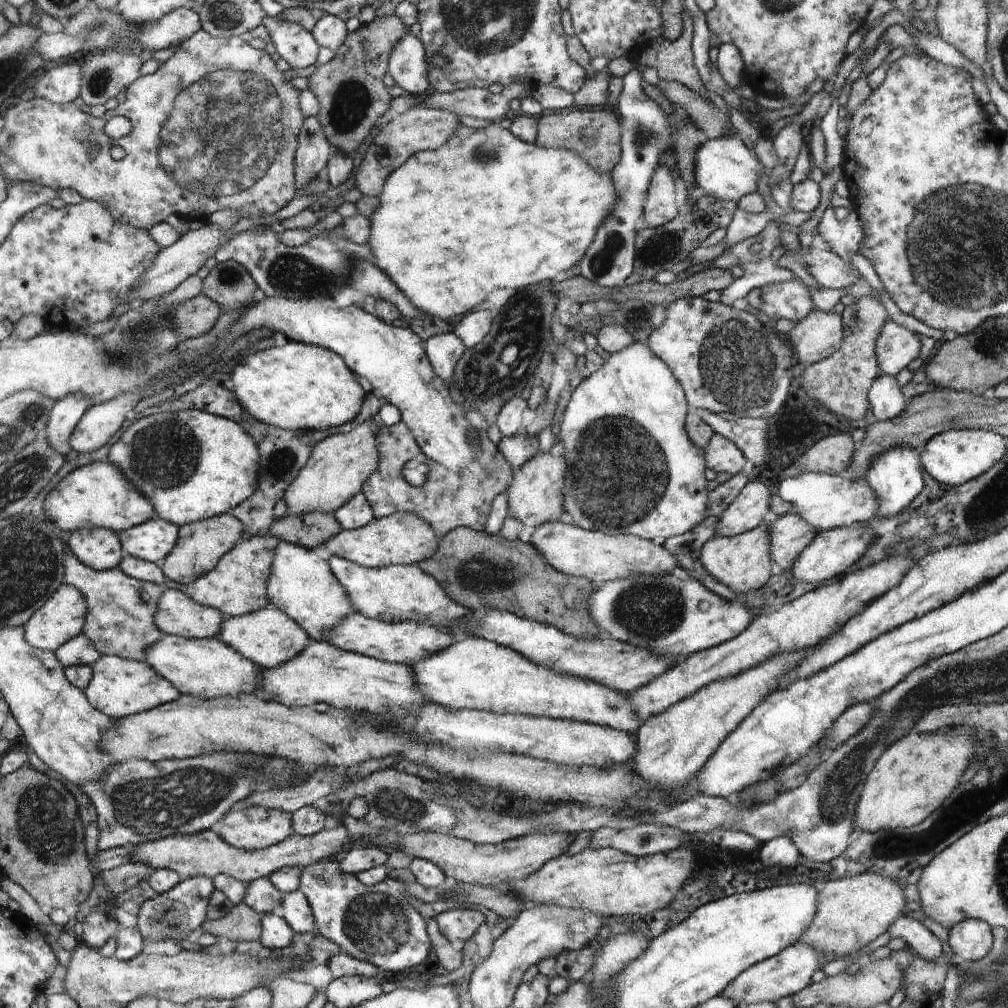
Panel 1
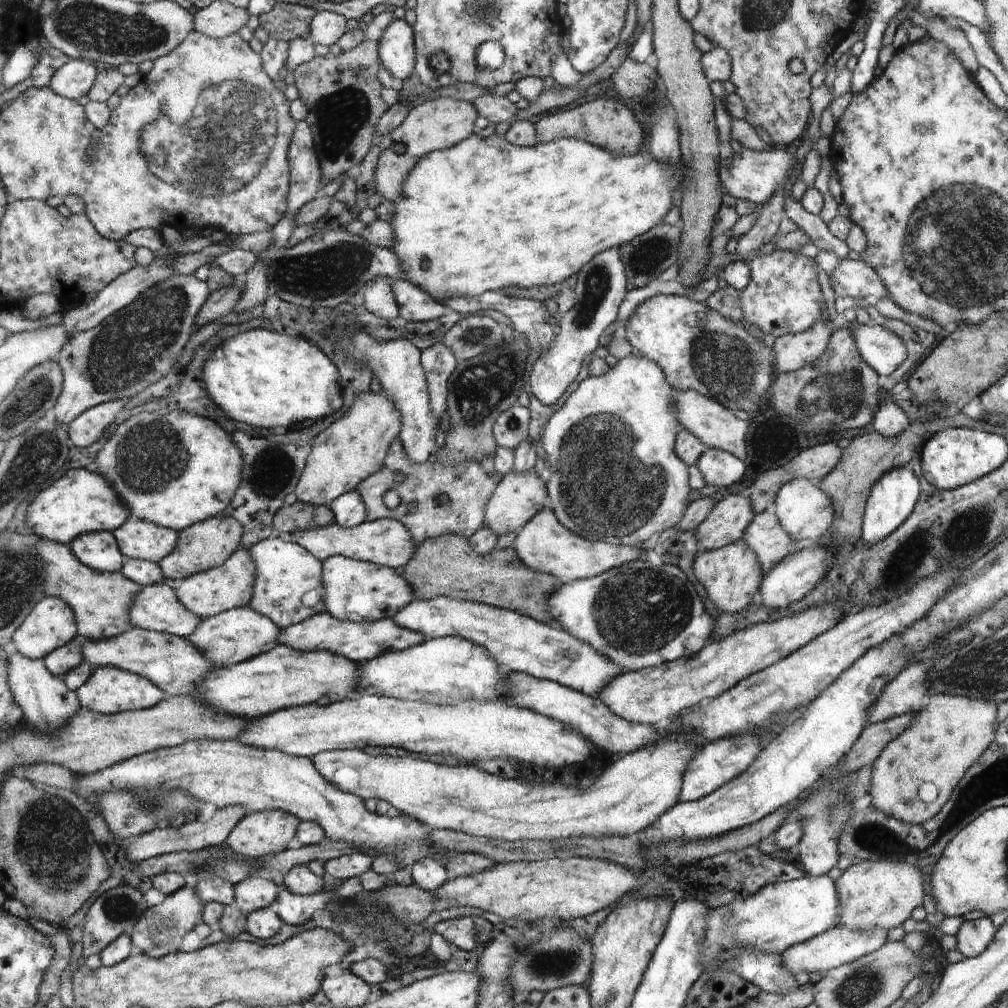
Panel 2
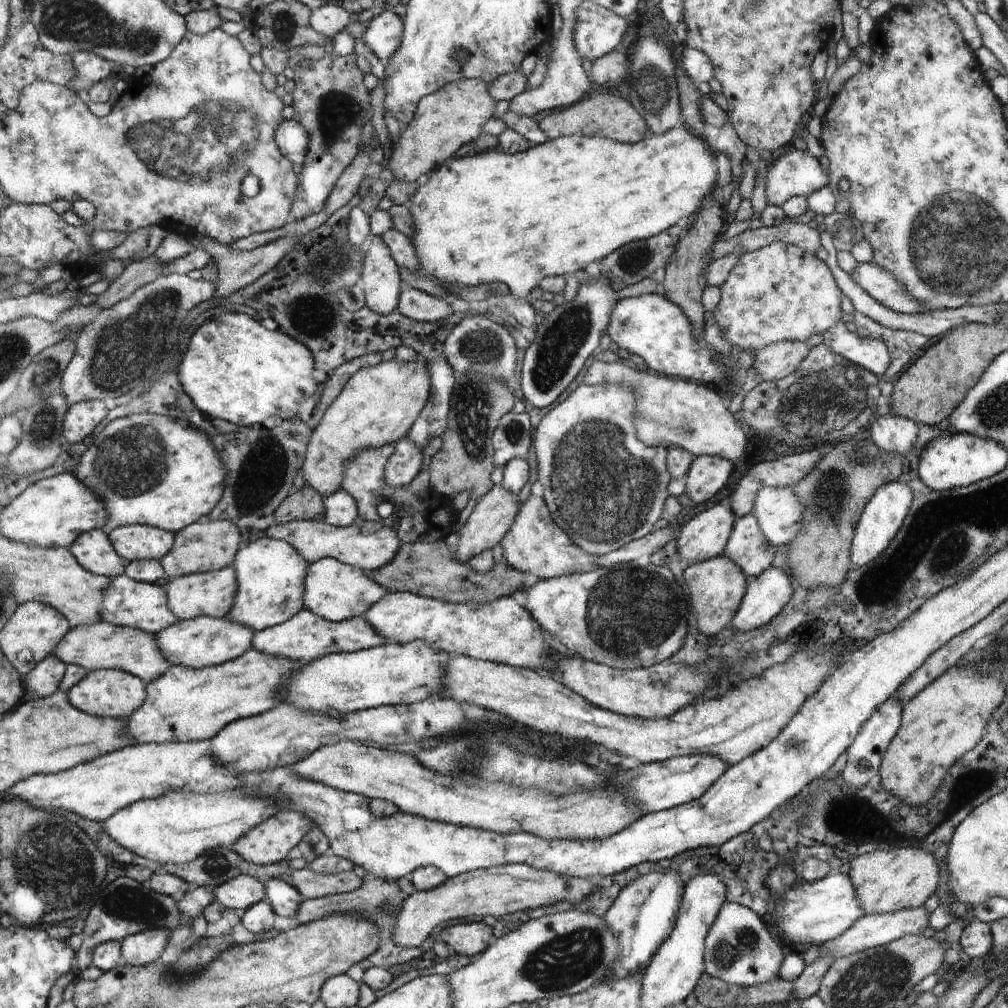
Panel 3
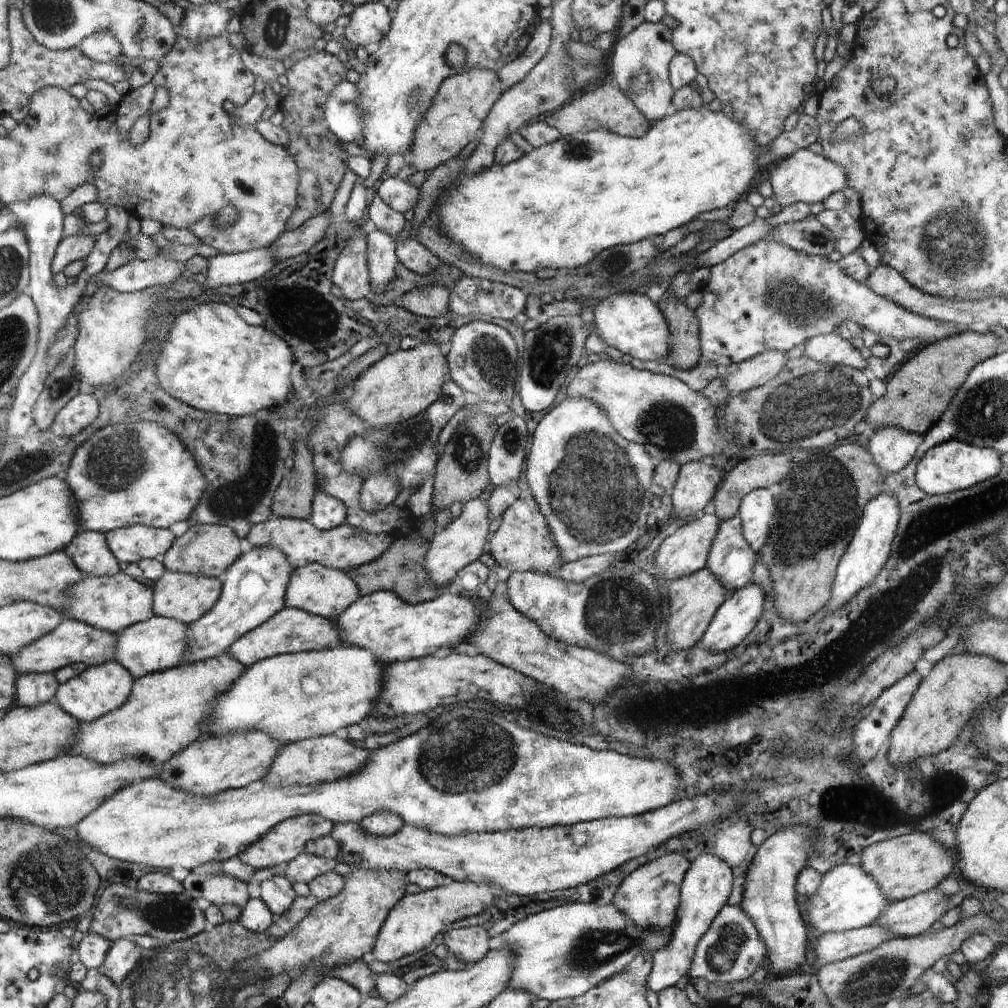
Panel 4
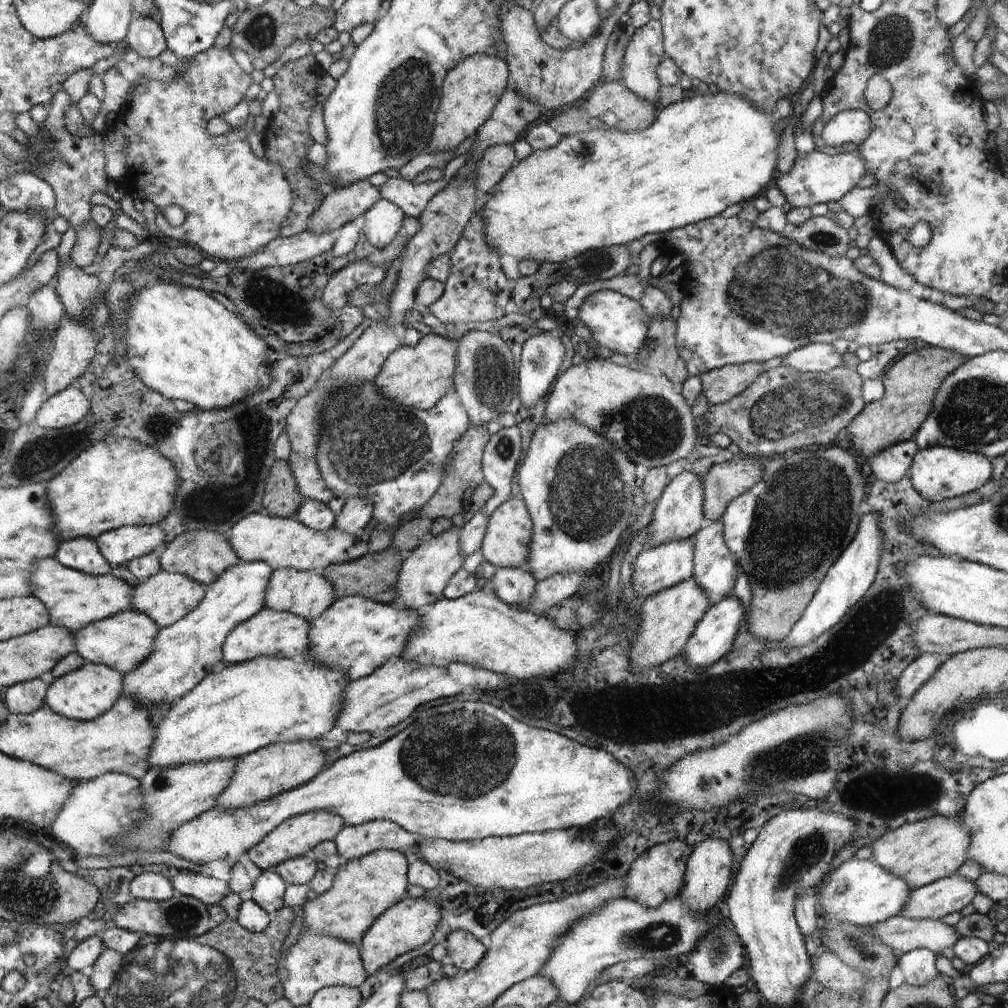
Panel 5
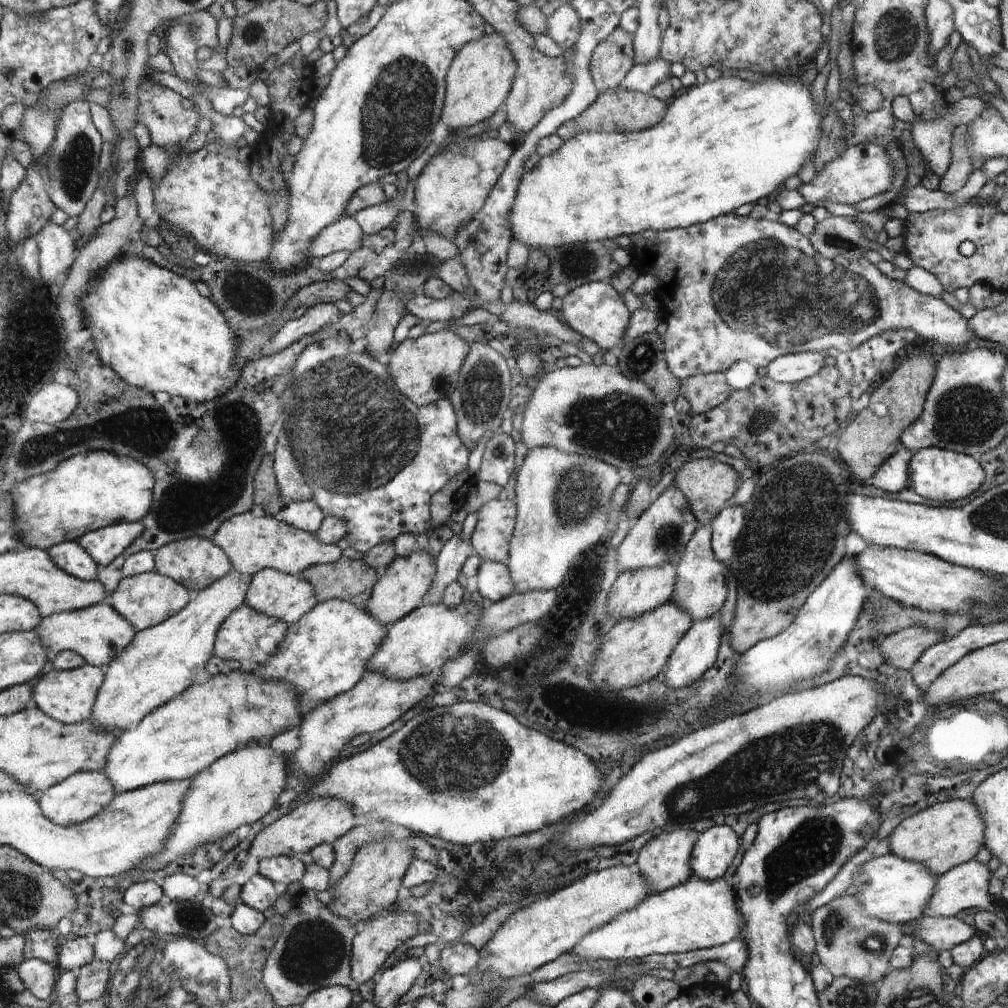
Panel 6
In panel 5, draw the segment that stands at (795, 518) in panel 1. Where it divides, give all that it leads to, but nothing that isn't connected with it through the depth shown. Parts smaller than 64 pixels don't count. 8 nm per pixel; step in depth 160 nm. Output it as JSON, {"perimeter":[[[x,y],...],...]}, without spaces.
{"perimeter":[[[721,521],[708,522],[704,530],[698,531],[694,538],[695,568],[692,579],[701,586],[713,605],[733,594],[732,588],[736,584],[736,574],[738,574],[738,558],[734,556],[734,551],[725,541],[725,526]]]}

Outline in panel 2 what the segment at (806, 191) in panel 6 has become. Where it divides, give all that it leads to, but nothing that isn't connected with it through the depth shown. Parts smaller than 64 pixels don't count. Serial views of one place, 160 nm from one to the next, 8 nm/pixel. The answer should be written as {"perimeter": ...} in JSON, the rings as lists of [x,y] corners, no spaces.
{"perimeter":[[[777,147],[771,150],[754,151],[742,148],[740,154],[734,153],[728,160],[721,160],[721,190],[733,195],[736,199],[748,200],[757,205],[766,204],[772,194],[784,184],[784,180],[792,174],[798,177],[801,170],[798,165],[800,162],[795,153],[790,153],[785,149]]]}

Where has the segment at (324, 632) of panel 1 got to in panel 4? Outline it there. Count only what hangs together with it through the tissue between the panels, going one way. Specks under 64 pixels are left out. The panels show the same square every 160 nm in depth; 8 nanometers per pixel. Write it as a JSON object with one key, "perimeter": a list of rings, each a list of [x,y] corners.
{"perimeter":[[[276,545],[251,547],[222,576],[221,598],[212,610],[189,626],[189,656],[183,663],[207,659],[230,651],[232,643],[283,610],[295,567]]]}

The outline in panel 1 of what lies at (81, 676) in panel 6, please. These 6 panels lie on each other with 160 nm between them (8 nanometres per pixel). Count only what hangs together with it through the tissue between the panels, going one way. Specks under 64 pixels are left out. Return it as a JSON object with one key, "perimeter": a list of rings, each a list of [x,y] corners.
{"perimeter":[[[102,655],[93,667],[95,679],[85,691],[96,708],[116,720],[172,703],[181,695],[175,685],[157,673],[146,661],[135,661],[118,655]]]}

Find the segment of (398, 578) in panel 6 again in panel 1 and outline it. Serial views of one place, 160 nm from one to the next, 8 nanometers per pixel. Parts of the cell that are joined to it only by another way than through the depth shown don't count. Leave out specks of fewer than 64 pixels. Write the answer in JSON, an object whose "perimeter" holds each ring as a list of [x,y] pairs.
{"perimeter":[[[549,452],[536,453],[524,466],[521,466],[507,488],[509,514],[526,526],[540,526],[566,520],[565,512],[565,473],[569,464],[564,455],[553,456]]]}

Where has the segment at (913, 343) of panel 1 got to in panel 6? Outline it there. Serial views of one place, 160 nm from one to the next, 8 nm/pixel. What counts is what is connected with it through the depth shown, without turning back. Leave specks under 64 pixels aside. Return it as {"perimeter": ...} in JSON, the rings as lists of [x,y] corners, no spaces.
{"perimeter":[[[799,352],[779,356],[767,364],[766,376],[780,383],[797,383],[814,376],[824,367],[825,353]]]}

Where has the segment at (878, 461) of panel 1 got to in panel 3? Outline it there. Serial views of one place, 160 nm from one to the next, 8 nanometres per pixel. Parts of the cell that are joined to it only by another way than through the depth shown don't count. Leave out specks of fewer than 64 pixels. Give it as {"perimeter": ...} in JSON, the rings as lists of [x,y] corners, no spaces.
{"perimeter":[[[892,481],[883,484],[882,487],[876,490],[871,502],[867,504],[867,508],[863,512],[863,518],[860,519],[858,524],[855,542],[851,548],[852,567],[861,567],[872,563],[876,556],[880,556],[884,552],[884,548],[892,542],[894,534],[900,530],[912,502],[913,490],[904,481]]]}

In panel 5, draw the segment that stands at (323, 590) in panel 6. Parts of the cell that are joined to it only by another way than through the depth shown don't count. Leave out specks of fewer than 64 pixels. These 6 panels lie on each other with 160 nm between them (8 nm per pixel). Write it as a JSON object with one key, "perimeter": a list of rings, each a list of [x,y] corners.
{"perimeter":[[[388,547],[380,552],[367,553],[362,559],[356,559],[350,563],[336,563],[328,566],[322,575],[336,588],[336,598],[358,595],[380,603],[394,604],[401,565],[405,562],[405,558],[406,555],[402,556],[400,551]]]}

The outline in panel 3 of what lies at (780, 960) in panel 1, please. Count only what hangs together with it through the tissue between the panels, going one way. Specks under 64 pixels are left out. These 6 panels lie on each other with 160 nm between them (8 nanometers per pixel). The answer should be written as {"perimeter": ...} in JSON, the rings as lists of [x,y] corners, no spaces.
{"perimeter":[[[924,906],[895,913],[862,915],[844,934],[818,945],[821,948],[821,956],[828,956],[832,961],[835,961],[846,958],[855,952],[883,947],[904,935],[922,934],[922,930],[928,926],[928,916],[930,915]]]}

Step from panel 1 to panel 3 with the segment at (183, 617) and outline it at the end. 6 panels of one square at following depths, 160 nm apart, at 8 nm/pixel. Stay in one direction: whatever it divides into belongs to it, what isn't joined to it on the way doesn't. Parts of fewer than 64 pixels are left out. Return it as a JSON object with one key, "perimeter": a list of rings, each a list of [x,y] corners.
{"perimeter":[[[128,574],[116,577],[114,580],[103,604],[103,620],[107,623],[139,628],[157,635],[179,622],[180,618],[168,606],[166,587],[134,580]]]}

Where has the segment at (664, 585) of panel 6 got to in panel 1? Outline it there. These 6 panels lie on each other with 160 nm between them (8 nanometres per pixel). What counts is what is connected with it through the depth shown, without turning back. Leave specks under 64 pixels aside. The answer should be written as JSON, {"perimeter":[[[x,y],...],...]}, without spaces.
{"perimeter":[[[750,481],[721,514],[716,535],[731,537],[759,527],[770,516],[772,490],[760,481]]]}

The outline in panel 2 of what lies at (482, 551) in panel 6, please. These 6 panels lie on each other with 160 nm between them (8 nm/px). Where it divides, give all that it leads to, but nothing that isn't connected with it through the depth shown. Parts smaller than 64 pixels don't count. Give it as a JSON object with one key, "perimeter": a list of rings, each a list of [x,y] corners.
{"perimeter":[[[546,507],[536,512],[536,515],[516,532],[513,549],[526,568],[532,569],[532,572],[553,575],[563,583],[599,576],[602,572],[611,571],[612,568],[634,562],[638,558],[645,559],[647,554],[636,546],[614,546],[584,540],[583,537],[576,536],[576,533],[564,528],[552,510]]]}

